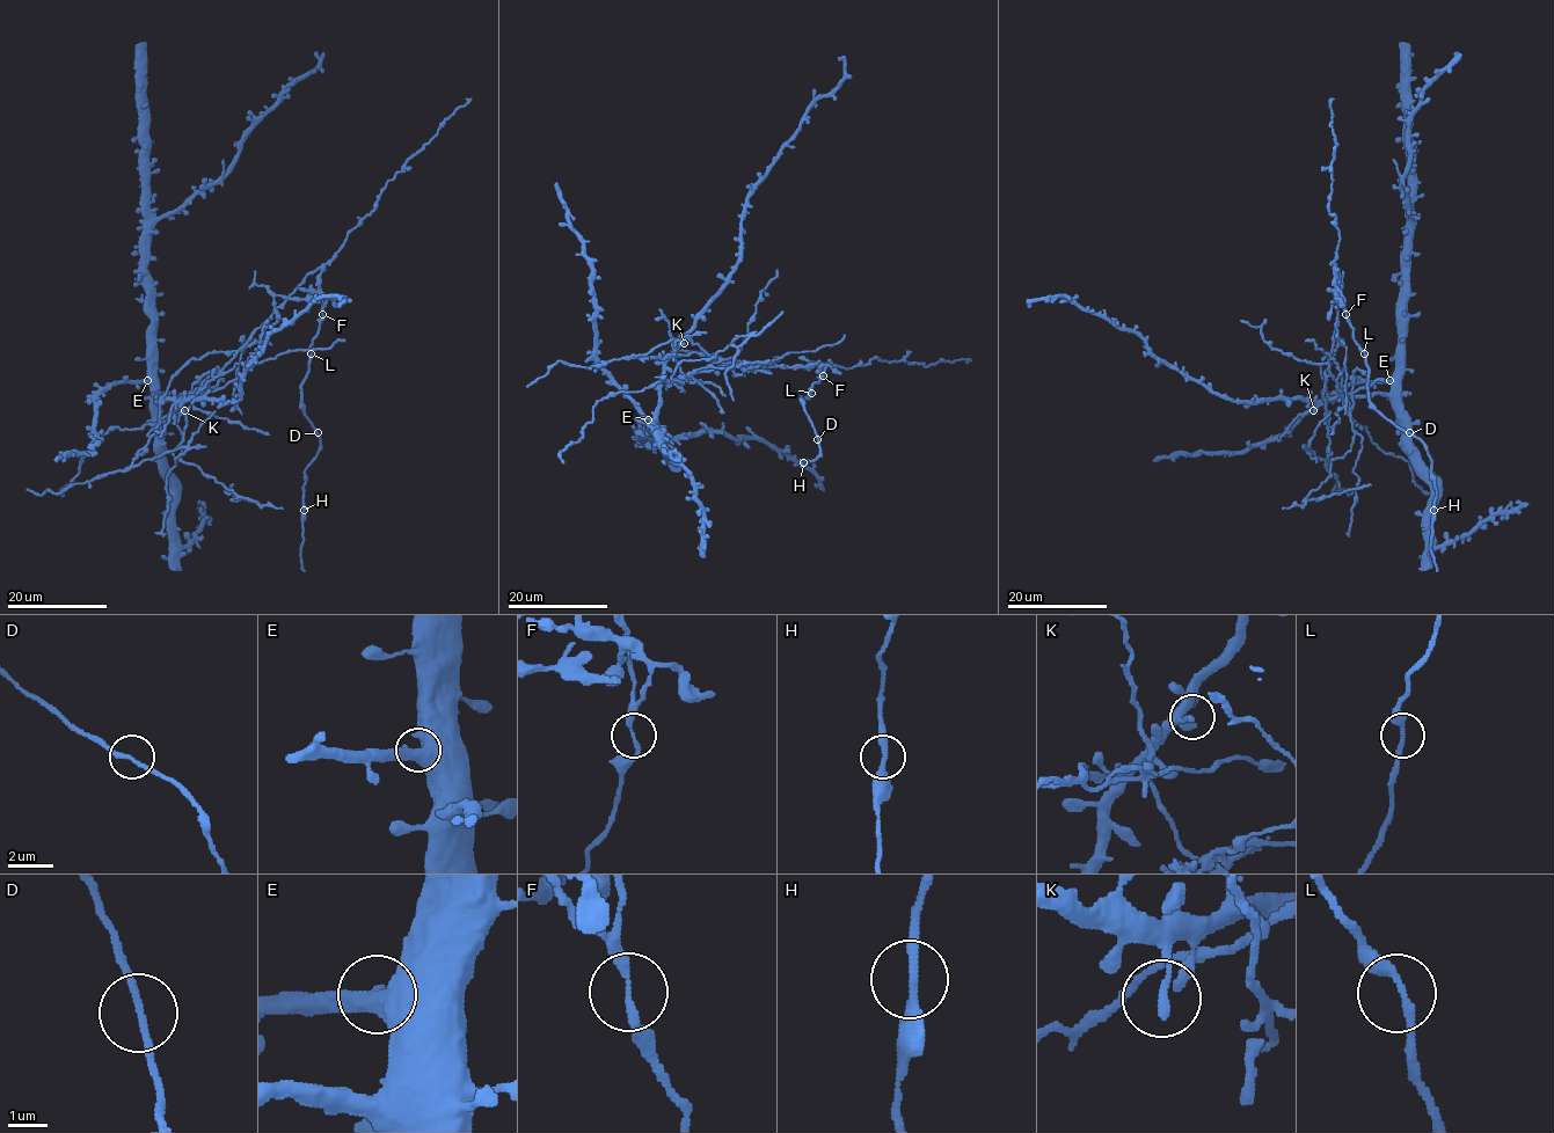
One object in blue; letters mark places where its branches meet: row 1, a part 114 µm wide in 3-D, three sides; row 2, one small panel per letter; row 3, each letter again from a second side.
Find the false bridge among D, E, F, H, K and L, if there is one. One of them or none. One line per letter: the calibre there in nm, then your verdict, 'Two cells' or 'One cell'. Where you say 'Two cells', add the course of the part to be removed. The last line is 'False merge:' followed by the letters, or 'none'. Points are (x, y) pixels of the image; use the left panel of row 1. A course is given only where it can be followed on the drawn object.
D: Thickness 160 nm. One cell
E: Thickness 500 nm. One cell
F: Thickness 190 nm. Two cells. Course of the part to remove: (322, 314), (319, 267), (184, 404), (184, 439), (172, 453), (249, 501), (225, 490), (234, 485)
H: Thickness 260 nm. One cell
K: Thickness 240 nm. One cell
L: Thickness 240 nm. One cell
False merge: F

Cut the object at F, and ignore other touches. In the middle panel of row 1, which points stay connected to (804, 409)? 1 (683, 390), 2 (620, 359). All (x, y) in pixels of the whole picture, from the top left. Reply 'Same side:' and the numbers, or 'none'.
Same side: none

